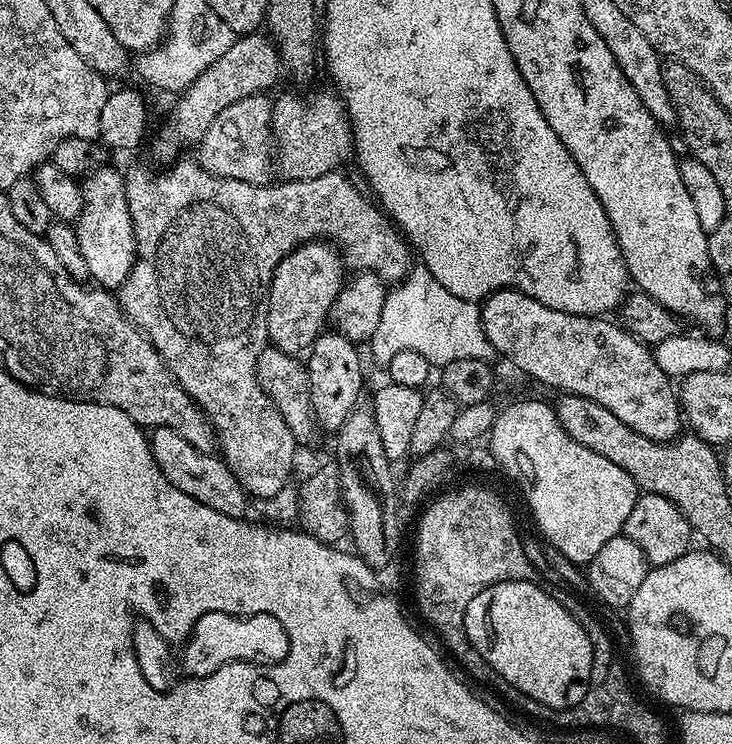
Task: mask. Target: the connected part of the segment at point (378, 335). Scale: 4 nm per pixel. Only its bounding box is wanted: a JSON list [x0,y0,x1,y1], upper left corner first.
[370,270,497,366]

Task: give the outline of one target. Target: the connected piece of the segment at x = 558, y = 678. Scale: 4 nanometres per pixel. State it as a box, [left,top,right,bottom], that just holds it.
[465,580,594,709]

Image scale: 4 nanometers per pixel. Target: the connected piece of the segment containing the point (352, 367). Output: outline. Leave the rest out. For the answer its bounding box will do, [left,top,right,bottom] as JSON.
[306,330,364,434]

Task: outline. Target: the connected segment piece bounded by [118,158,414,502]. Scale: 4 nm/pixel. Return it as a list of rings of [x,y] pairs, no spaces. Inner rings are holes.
[[[177,159],[171,166],[165,167],[168,168],[165,172],[160,172],[157,176],[148,168],[132,168],[124,176],[126,198],[130,206],[130,218],[136,239],[136,261],[126,278],[126,282],[118,289],[120,309],[123,310],[128,321],[154,345],[164,360],[164,365],[171,370],[173,378],[182,386],[182,390],[186,390],[188,397],[208,417],[216,433],[219,455],[232,473],[236,475],[245,492],[252,498],[261,496],[261,501],[267,502],[273,496],[277,496],[281,490],[289,487],[290,481],[288,479],[292,476],[292,463],[295,462],[296,451],[298,451],[294,434],[290,434],[290,426],[286,426],[282,414],[278,414],[274,402],[270,402],[270,398],[262,390],[256,373],[258,358],[262,354],[262,350],[269,347],[270,344],[268,339],[268,287],[272,284],[272,275],[278,262],[283,256],[289,256],[295,248],[301,248],[303,244],[311,244],[316,241],[331,242],[346,257],[349,269],[356,268],[357,273],[374,272],[385,282],[400,282],[409,275],[408,267],[411,266],[412,260],[414,264],[414,256],[405,237],[394,227],[393,221],[371,199],[368,201],[346,177],[340,176],[344,174],[339,171],[322,174],[322,178],[310,178],[309,180],[289,180],[275,182],[276,184],[272,184],[273,182],[251,184],[250,182],[215,176],[200,167],[195,159],[184,159]]]

